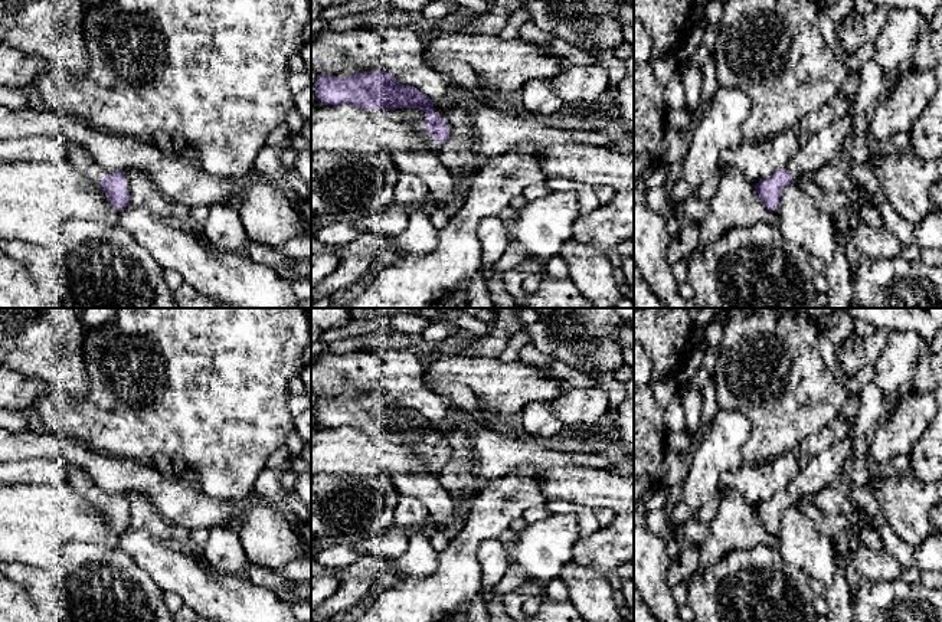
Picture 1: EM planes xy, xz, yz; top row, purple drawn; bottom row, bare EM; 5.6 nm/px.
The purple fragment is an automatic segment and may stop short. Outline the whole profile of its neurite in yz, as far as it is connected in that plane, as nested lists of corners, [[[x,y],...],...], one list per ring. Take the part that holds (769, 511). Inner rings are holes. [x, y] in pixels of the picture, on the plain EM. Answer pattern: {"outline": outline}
{"outline": [[[847,438],[825,449],[818,456],[804,462],[798,475],[789,482],[784,492],[776,492],[772,498],[755,507],[763,528],[775,534],[784,511],[799,502],[804,497],[830,485],[833,478],[841,472],[847,459],[854,456],[854,441]]]}

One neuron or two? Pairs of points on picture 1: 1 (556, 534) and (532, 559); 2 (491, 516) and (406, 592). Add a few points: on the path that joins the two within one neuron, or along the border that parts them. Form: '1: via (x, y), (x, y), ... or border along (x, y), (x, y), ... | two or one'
1: via (550, 540), (537, 553) | one
2: via (470, 539), (461, 556), (429, 588) | one

